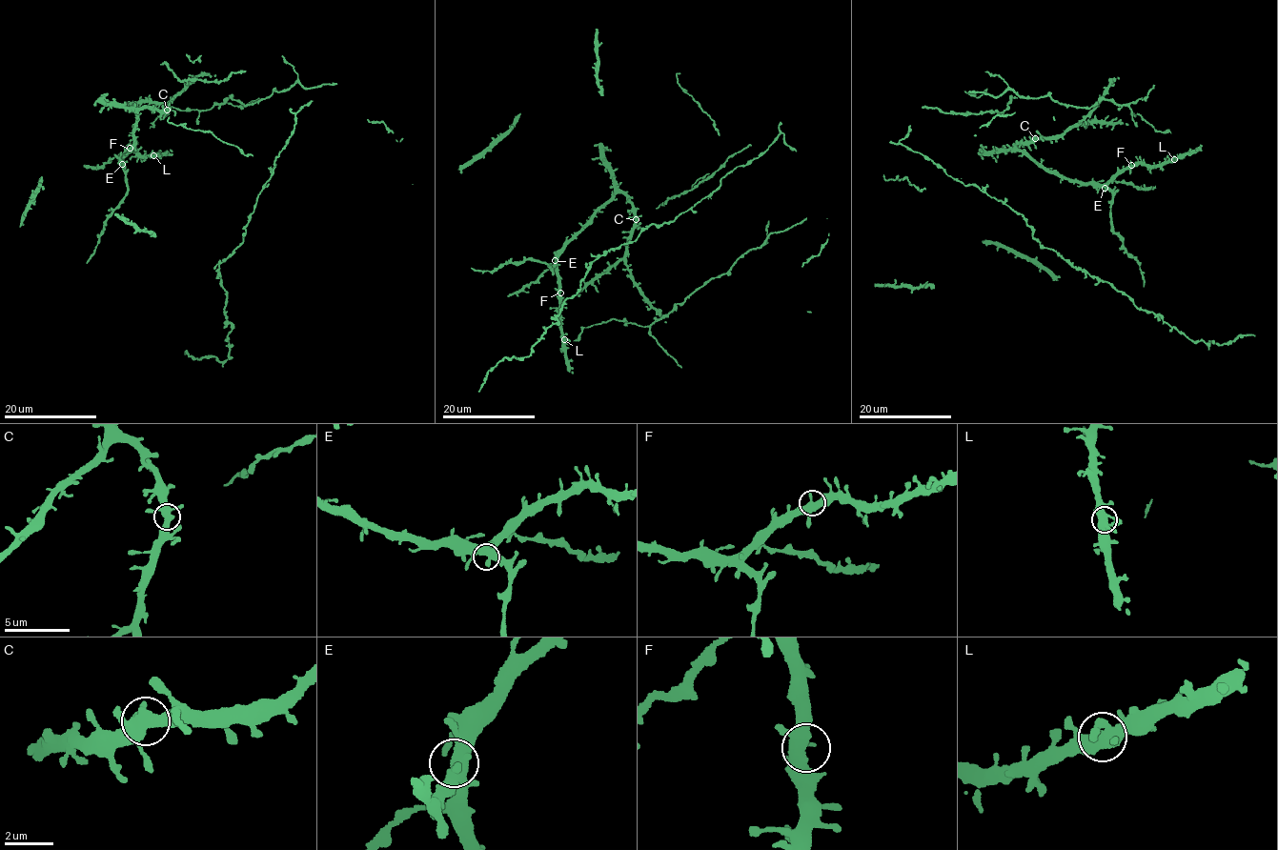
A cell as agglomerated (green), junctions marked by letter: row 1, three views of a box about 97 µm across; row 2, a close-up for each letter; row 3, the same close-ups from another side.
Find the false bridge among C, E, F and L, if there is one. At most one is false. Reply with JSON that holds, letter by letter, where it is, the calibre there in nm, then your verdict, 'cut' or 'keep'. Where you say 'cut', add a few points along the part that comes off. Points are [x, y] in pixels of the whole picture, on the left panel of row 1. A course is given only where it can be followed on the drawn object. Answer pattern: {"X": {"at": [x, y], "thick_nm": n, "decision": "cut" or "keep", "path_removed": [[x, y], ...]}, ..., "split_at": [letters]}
{"C": {"at": [167, 110], "thick_nm": 460, "decision": "keep"}, "E": {"at": [122, 164], "thick_nm": 460, "decision": "keep"}, "F": {"at": [130, 148], "thick_nm": 480, "decision": "keep"}, "L": {"at": [153, 155], "thick_nm": 460, "decision": "keep"}, "split_at": []}

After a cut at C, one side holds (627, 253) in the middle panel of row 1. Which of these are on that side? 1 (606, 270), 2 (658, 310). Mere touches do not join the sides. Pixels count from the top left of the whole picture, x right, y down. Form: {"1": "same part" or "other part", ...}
{"1": "same part", "2": "same part"}

